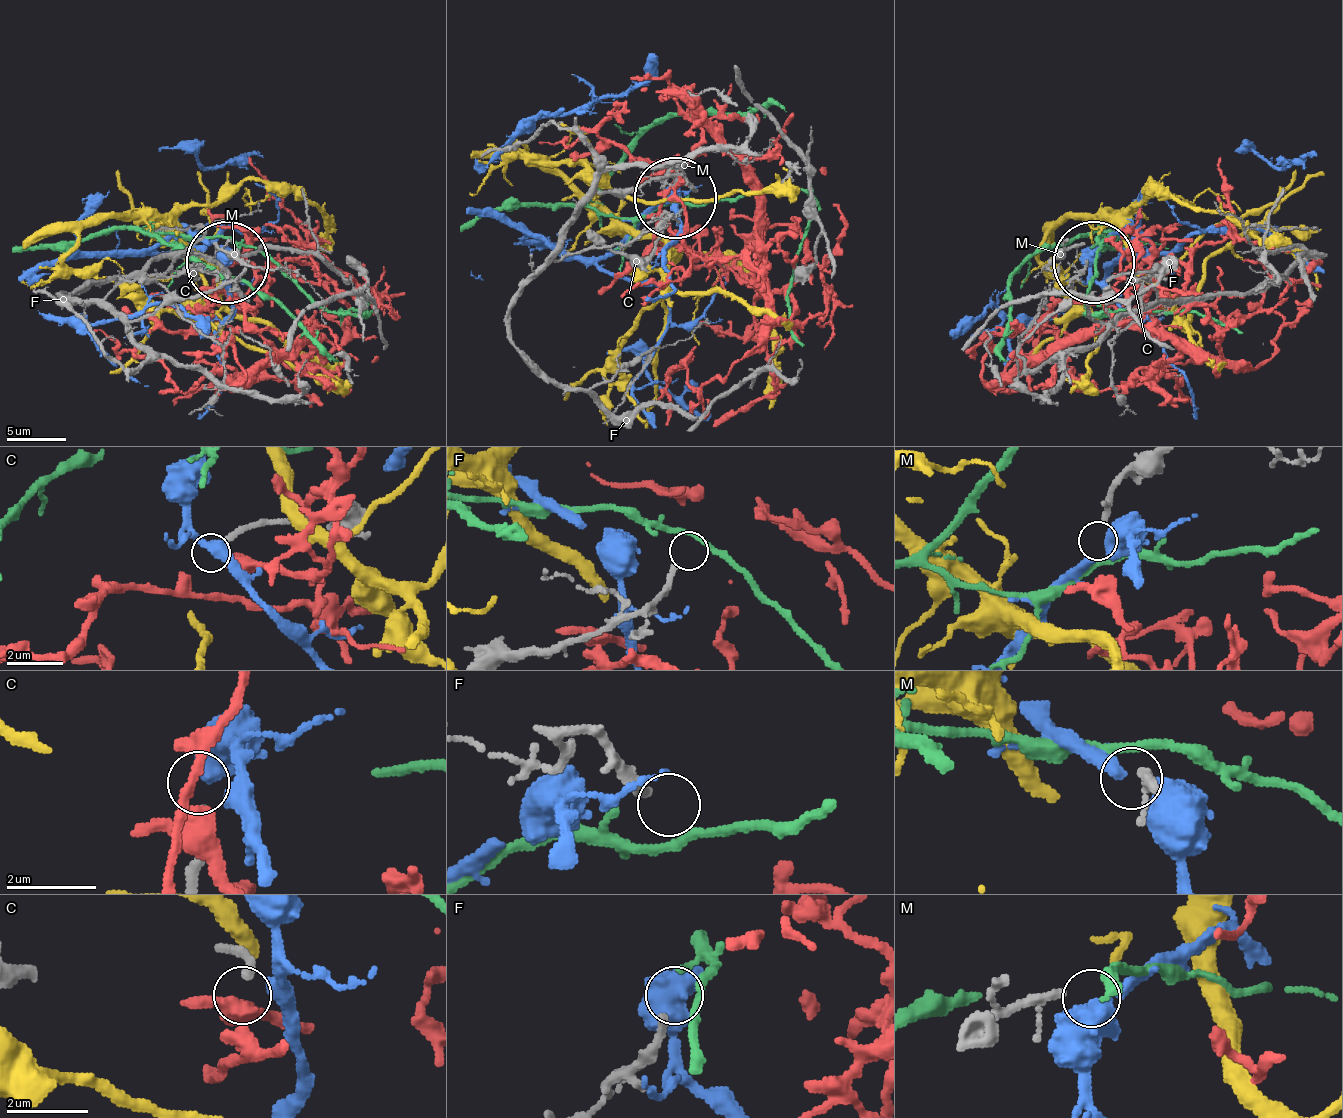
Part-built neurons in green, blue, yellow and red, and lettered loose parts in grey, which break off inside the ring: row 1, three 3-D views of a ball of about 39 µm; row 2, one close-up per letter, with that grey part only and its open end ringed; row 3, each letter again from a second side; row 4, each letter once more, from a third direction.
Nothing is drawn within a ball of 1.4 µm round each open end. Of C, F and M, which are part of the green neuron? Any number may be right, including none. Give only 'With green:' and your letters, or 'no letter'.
With green: no letter

